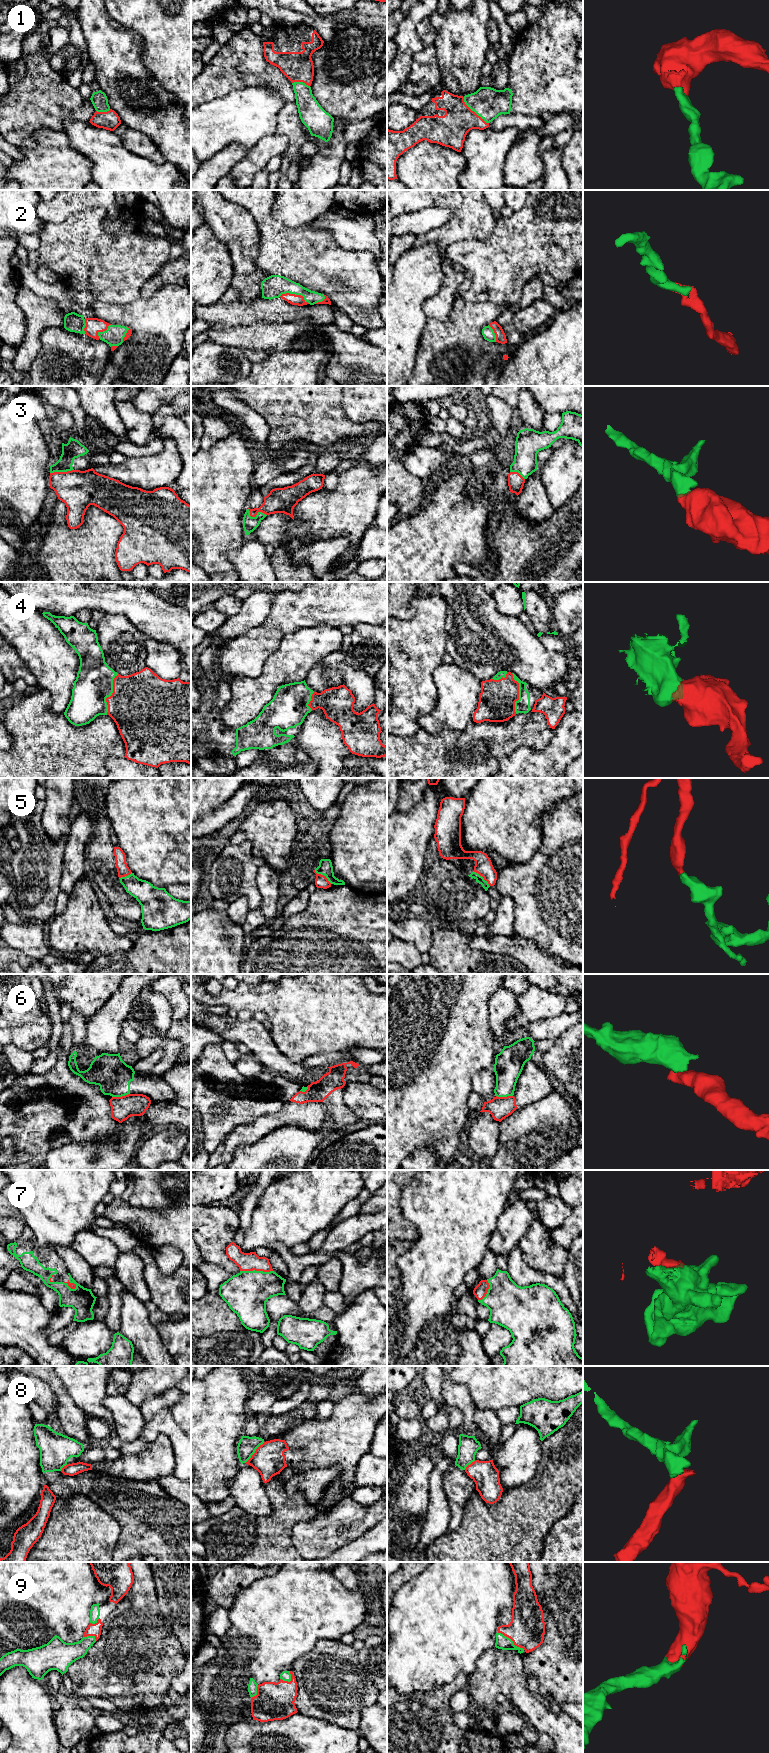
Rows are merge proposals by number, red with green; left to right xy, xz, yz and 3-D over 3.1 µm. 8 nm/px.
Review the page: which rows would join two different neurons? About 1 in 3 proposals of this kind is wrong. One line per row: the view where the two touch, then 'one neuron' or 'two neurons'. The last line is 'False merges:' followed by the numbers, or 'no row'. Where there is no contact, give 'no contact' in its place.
1: yz | one neuron
2: xz | one neuron
3: xz | one neuron
4: xy | one neuron
5: xz | one neuron
6: xy | two neurons
7: xz | one neuron
8: xz | two neurons
9: yz | one neuron
False merges: 6, 8

